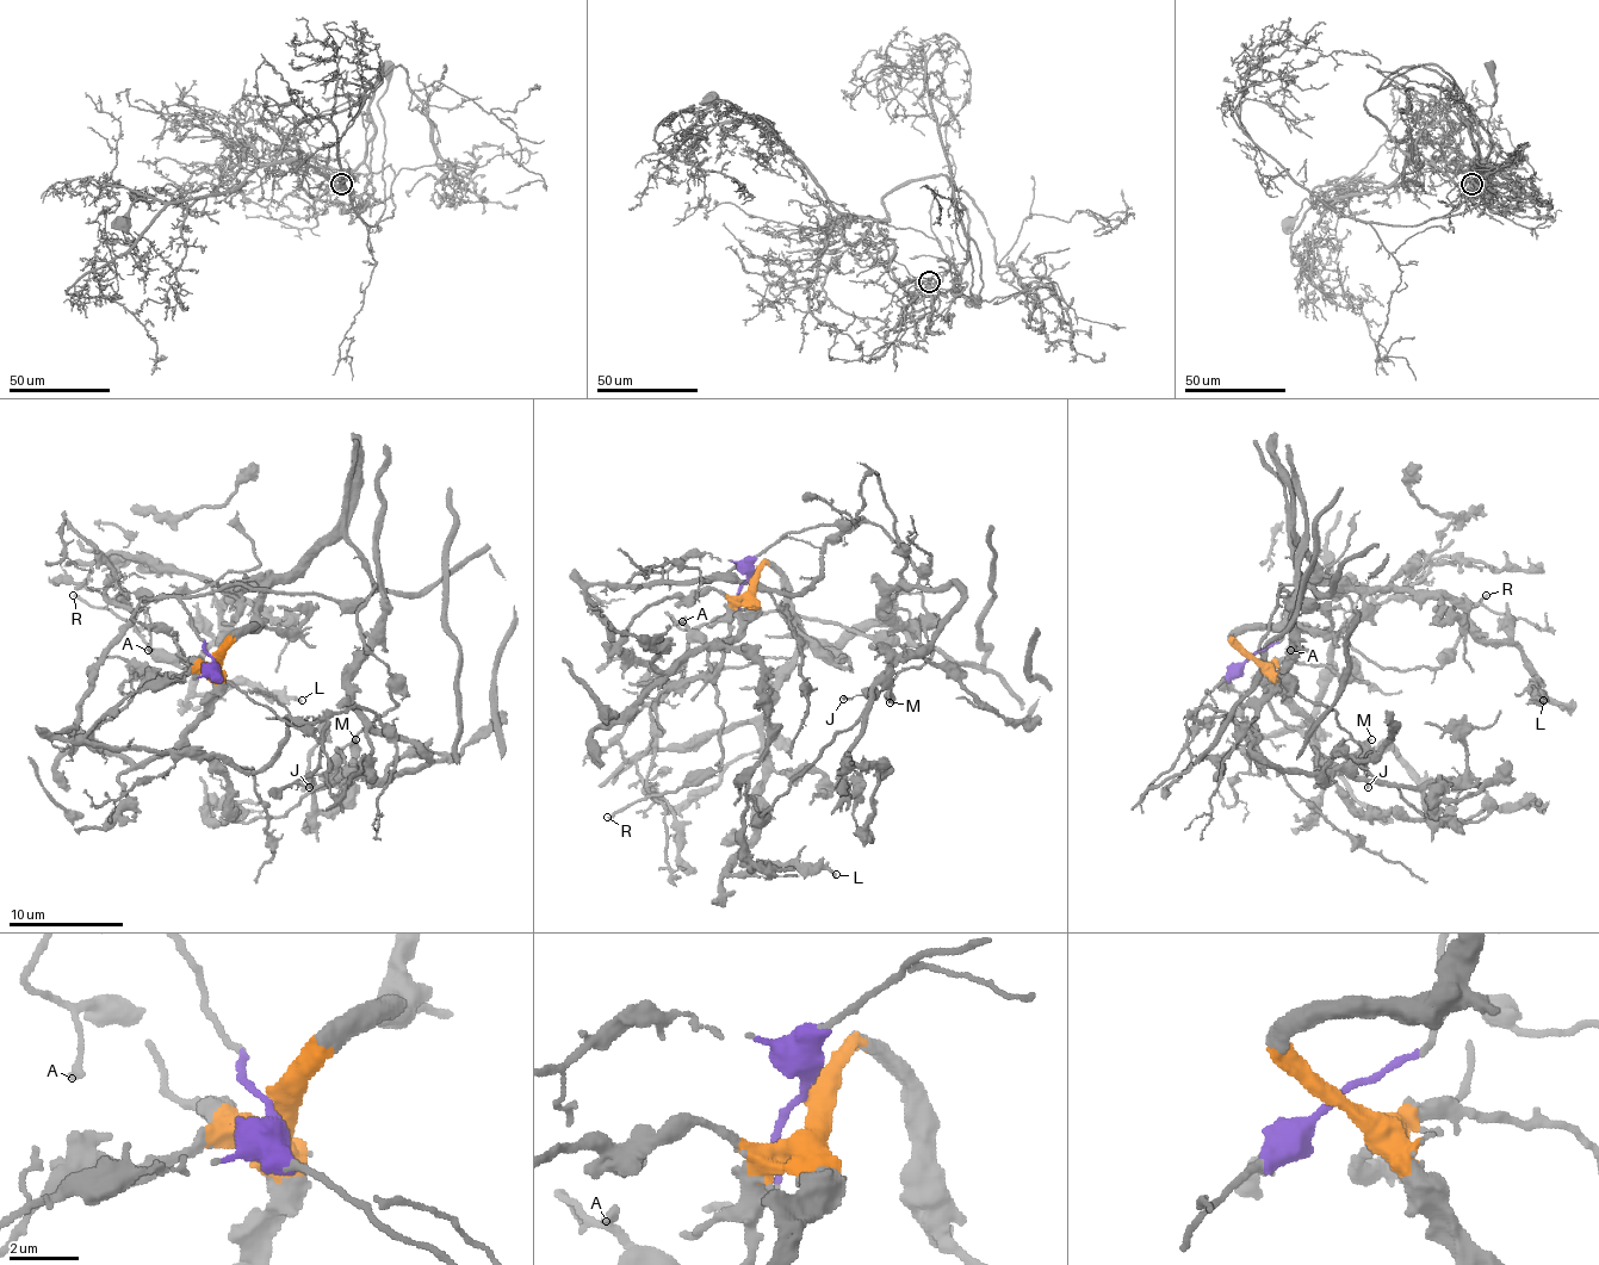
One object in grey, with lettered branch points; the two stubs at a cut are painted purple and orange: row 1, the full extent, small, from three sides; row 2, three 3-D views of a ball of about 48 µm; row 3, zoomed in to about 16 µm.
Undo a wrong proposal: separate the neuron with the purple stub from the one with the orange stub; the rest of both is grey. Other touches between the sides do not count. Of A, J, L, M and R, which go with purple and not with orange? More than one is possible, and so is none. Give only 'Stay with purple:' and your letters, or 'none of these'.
Stay with purple: A, J, R

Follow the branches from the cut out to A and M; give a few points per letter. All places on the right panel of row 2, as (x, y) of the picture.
A: (1251, 658), (1283, 634), (1288, 626), (1285, 612), (1291, 597), (1297, 597), (1283, 615), (1291, 626), (1291, 649)
M: (1251, 658), (1271, 709), (1314, 727), (1259, 732), (1259, 770), (1191, 712), (1328, 779), (1371, 738)

